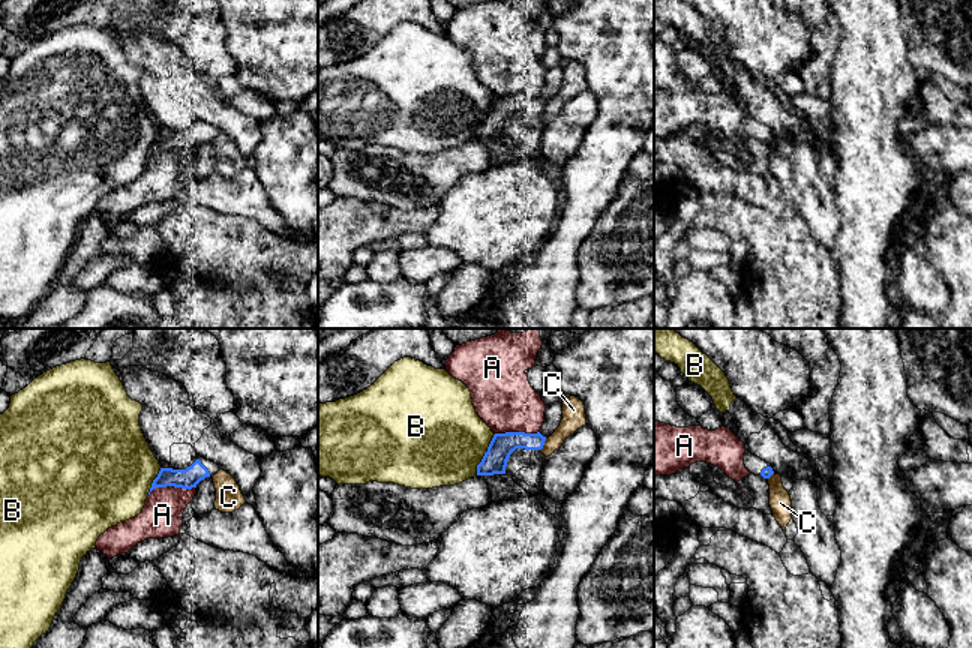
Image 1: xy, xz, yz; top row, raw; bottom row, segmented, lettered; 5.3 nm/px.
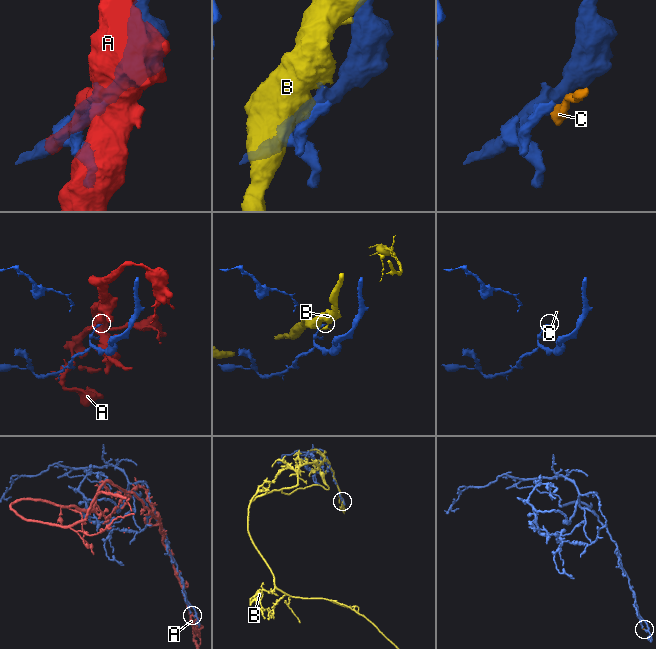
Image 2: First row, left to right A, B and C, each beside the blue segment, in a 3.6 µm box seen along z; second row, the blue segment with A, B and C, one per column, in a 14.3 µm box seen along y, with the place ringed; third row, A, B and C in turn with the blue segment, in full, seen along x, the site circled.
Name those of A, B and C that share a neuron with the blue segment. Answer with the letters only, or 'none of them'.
none of them

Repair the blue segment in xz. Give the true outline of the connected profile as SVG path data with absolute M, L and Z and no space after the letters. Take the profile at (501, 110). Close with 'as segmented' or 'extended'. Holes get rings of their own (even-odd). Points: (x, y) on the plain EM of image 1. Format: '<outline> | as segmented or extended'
M506 96L495 98L482 126L477 129L477 140L506 138L510 118L516 112L542 114L546 100L540 96Z | as segmented

